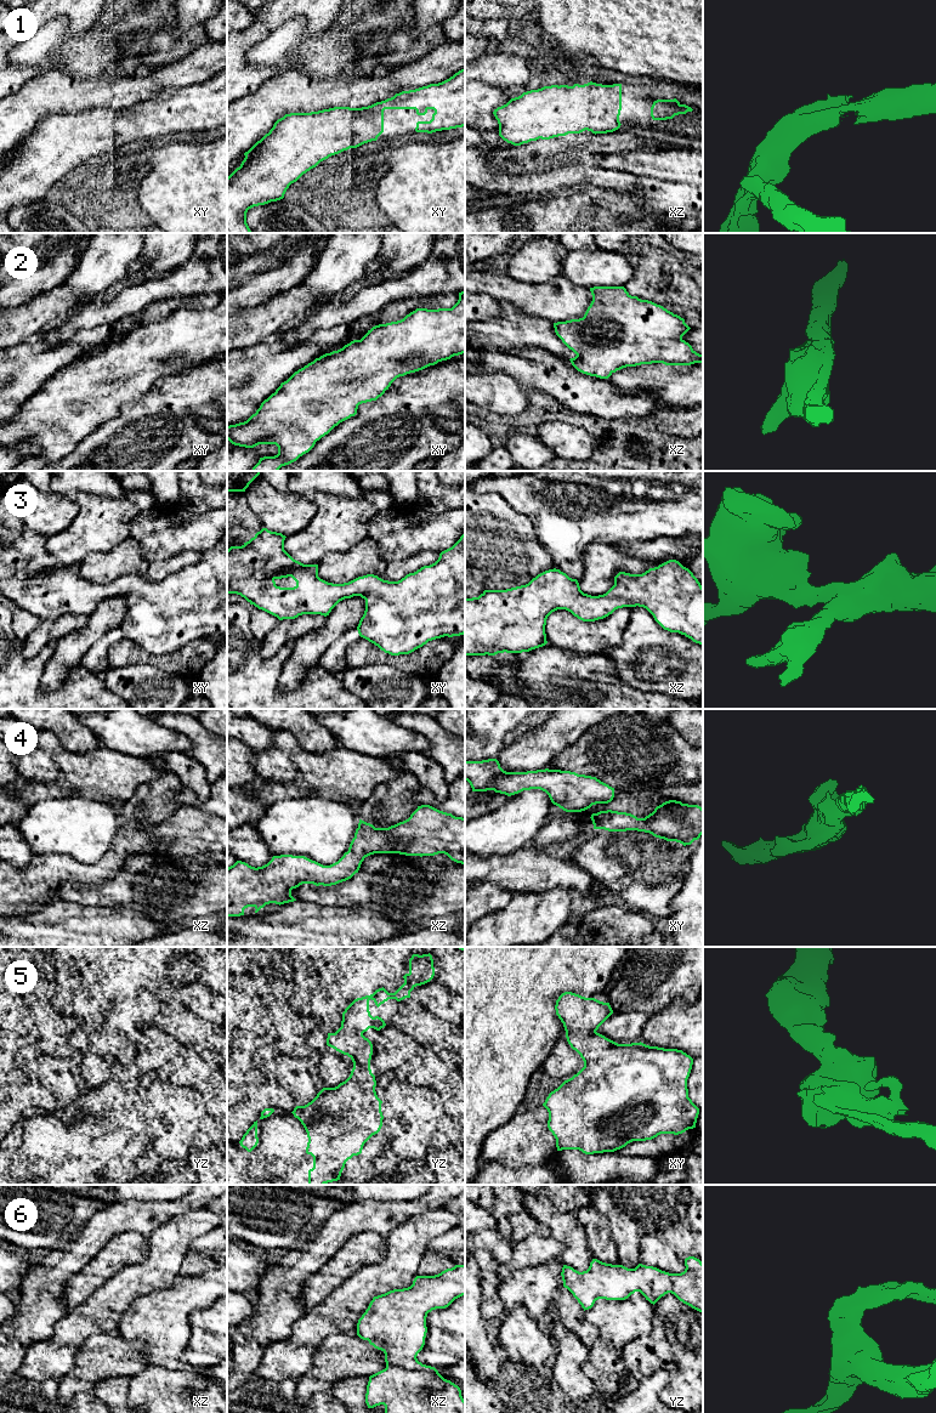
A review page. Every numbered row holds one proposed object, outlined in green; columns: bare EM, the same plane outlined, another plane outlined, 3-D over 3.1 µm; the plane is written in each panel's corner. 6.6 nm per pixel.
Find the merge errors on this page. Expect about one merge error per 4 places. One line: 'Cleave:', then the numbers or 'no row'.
Cleave: no row

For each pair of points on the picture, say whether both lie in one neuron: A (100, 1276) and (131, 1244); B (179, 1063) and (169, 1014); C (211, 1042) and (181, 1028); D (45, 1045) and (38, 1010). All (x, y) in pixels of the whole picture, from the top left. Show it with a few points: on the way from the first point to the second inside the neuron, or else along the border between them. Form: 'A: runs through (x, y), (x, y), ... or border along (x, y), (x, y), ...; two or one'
A: runs through (105, 1267), (123, 1249); one
B: border along (154, 1025), (185, 1045), (194, 1055); two
C: runs through (204, 1040), (188, 1030); one
D: runs through (45, 1037), (45, 1019); one

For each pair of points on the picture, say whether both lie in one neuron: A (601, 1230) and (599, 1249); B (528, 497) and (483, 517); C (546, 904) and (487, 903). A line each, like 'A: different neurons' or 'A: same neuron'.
A: same neuron
B: different neurons
C: different neurons

